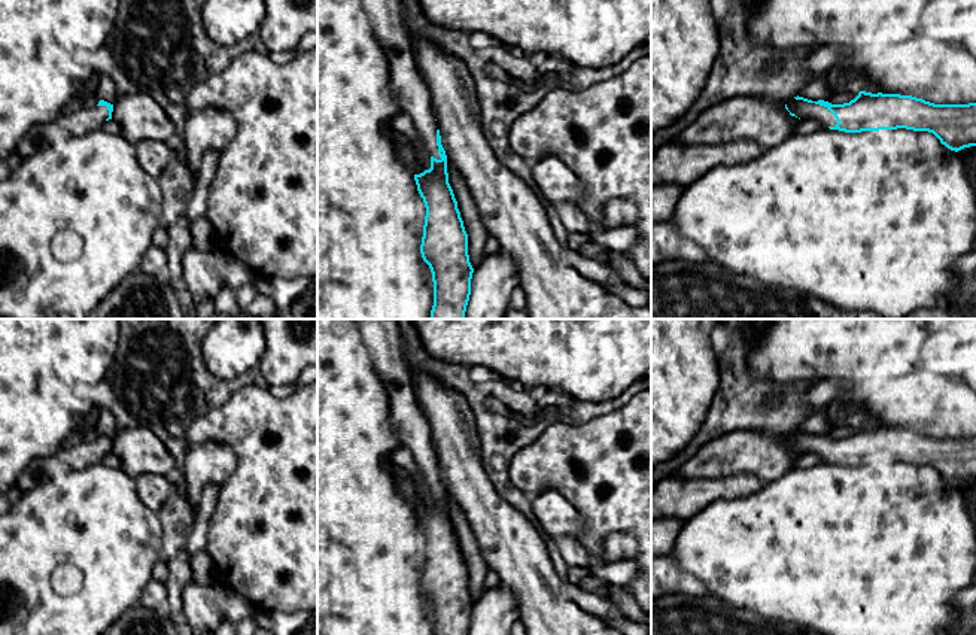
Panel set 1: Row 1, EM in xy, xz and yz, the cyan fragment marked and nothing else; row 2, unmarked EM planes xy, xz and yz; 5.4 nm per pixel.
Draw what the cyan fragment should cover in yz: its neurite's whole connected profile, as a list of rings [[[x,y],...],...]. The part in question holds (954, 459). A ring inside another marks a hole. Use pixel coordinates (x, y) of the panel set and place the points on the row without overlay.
[[[866,425],[843,438],[799,429],[784,437],[791,450],[815,453],[830,464],[861,467],[906,462],[933,467],[955,486],[976,480],[976,437],[934,438],[912,429]]]

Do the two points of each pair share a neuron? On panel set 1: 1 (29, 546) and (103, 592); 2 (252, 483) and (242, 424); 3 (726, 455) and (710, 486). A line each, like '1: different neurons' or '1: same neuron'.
1: same neuron
2: same neuron
3: different neurons

